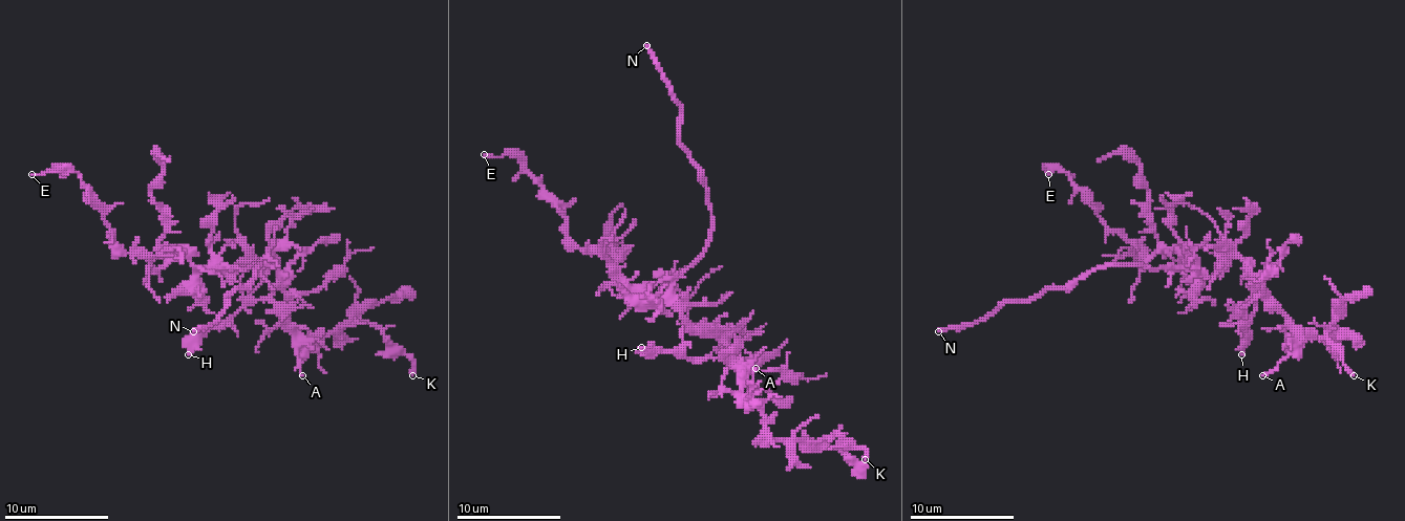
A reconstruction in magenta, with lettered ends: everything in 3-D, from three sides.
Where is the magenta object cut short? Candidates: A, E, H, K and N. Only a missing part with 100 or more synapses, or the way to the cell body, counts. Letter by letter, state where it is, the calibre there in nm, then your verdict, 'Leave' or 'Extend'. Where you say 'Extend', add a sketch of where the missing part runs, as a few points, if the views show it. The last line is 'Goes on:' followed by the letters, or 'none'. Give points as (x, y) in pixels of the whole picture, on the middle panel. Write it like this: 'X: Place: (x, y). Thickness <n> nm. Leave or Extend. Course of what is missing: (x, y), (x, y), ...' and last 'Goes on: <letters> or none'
A: Place: (756, 368). Thickness 130 nm. Leave
E: Place: (484, 154). Thickness 130 nm. Leave
H: Place: (641, 347). Thickness 240 nm. Leave
K: Place: (865, 459). Thickness 280 nm. Leave
N: Place: (646, 45). Thickness 240 nm. Extend
Goes on: N

